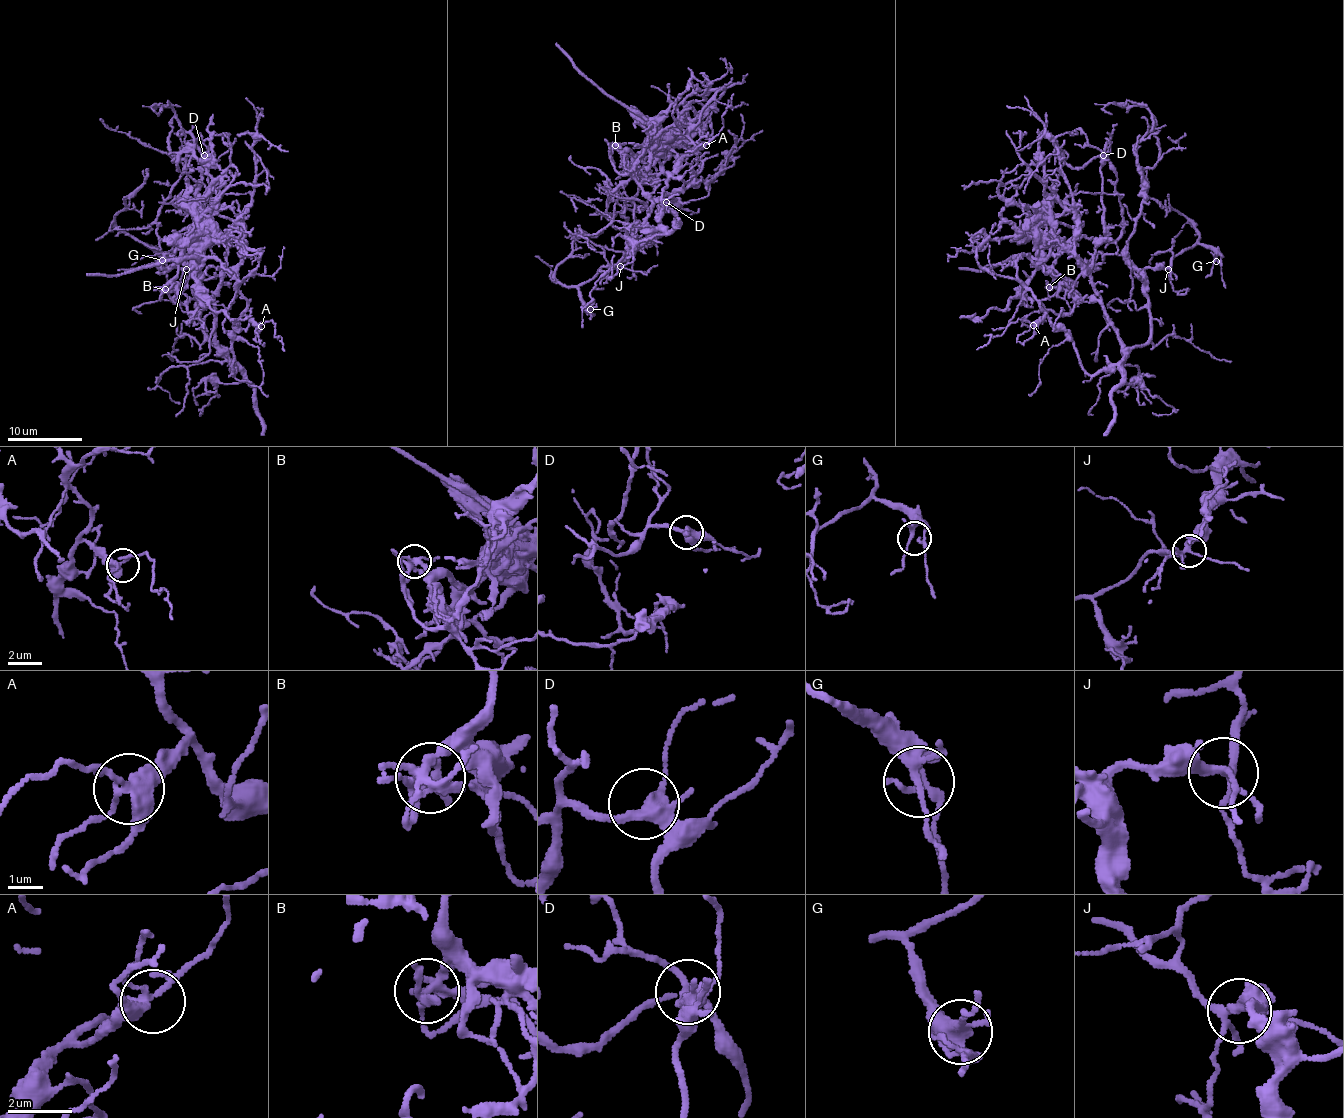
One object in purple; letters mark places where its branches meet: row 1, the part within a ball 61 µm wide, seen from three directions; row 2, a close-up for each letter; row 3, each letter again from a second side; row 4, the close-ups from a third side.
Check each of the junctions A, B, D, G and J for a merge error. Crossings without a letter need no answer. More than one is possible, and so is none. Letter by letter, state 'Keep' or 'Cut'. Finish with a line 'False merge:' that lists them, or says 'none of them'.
A: Keep
B: Cut
D: Keep
G: Keep
J: Keep
False merge: B

